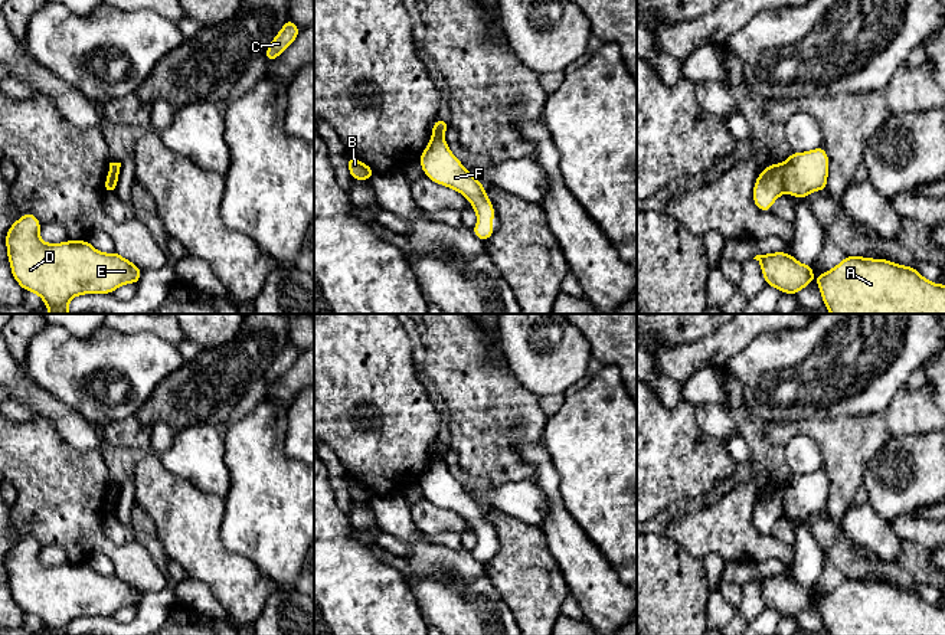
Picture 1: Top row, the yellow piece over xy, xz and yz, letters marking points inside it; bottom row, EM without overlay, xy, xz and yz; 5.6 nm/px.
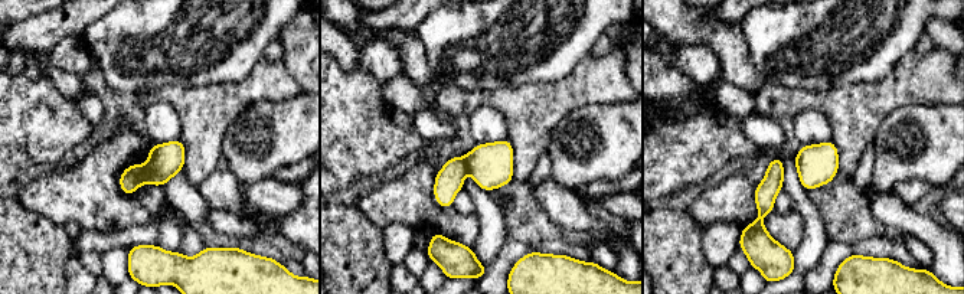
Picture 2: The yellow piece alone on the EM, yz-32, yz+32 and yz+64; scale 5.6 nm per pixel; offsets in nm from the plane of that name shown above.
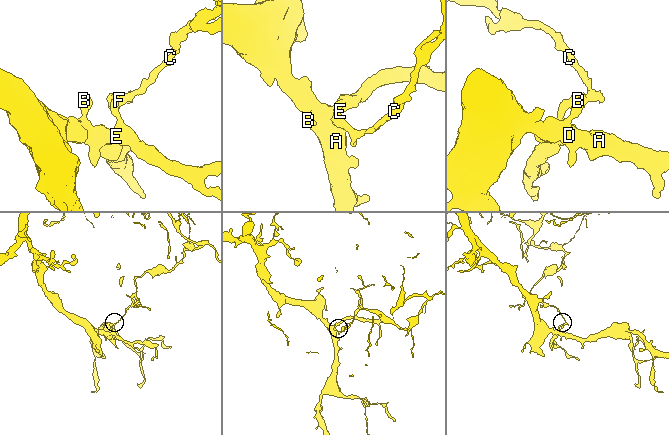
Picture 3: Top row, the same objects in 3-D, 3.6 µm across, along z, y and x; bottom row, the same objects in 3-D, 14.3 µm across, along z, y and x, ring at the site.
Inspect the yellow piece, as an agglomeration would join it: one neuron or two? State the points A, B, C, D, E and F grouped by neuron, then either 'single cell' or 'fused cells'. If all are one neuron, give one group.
groups A B D E / C F; fused cells

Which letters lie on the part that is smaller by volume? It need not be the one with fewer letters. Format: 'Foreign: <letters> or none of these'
Foreign: C, F

